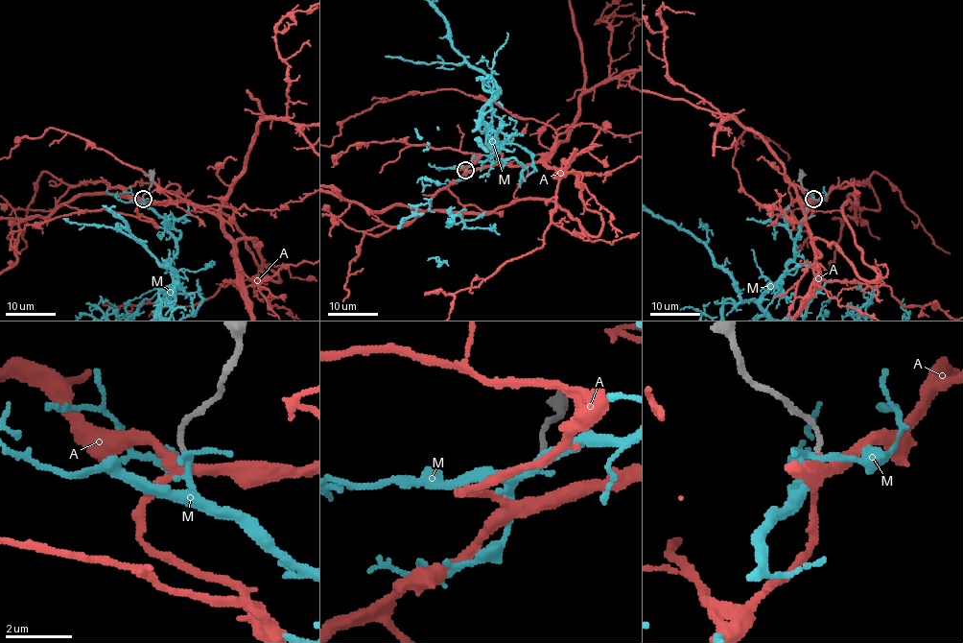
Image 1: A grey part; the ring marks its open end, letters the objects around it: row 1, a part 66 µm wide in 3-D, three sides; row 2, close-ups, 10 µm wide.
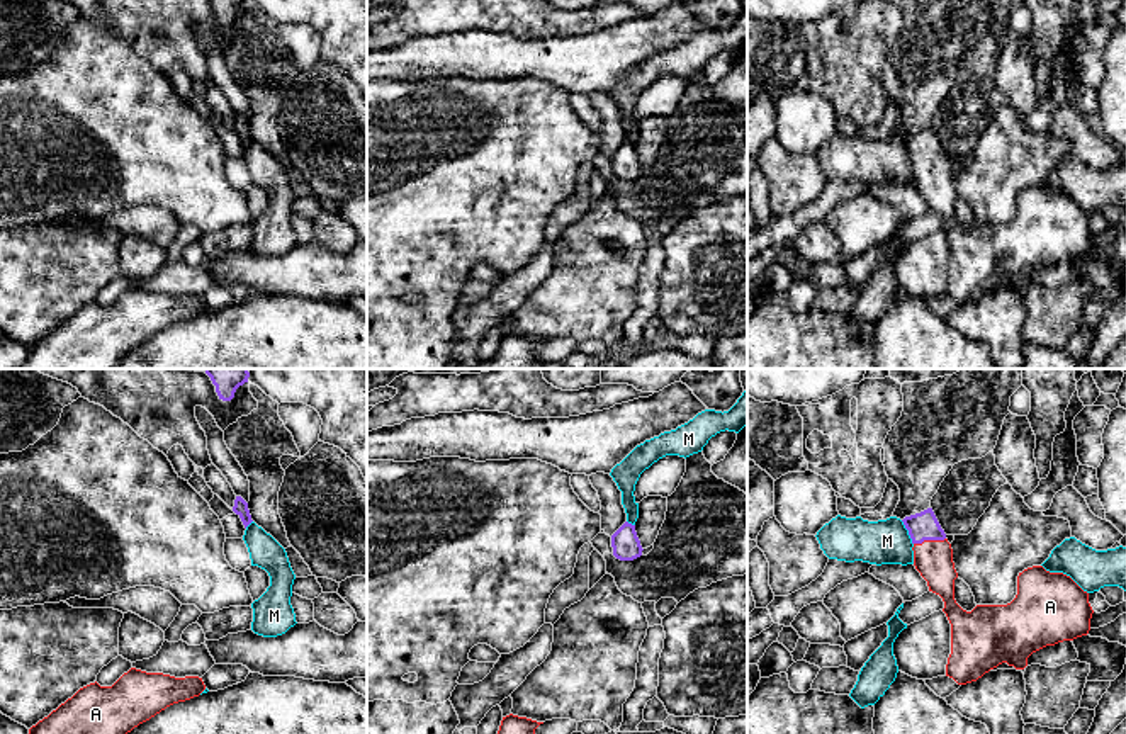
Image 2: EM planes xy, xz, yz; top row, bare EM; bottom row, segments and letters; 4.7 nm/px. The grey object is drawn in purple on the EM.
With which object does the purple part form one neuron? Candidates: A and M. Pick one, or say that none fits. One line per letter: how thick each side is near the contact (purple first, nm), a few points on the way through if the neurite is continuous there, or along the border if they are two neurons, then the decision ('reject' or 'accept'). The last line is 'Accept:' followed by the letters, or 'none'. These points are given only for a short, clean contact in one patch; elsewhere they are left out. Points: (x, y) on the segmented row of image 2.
A: 140 nm thick on the purple side, 180 nm on the other; runs through yz (924, 525), (929, 539), (933, 559); accept
M: 140 nm thick on the purple side, 200 nm on the other; border along yz (900, 520), (912, 544); reject
Accept: A

